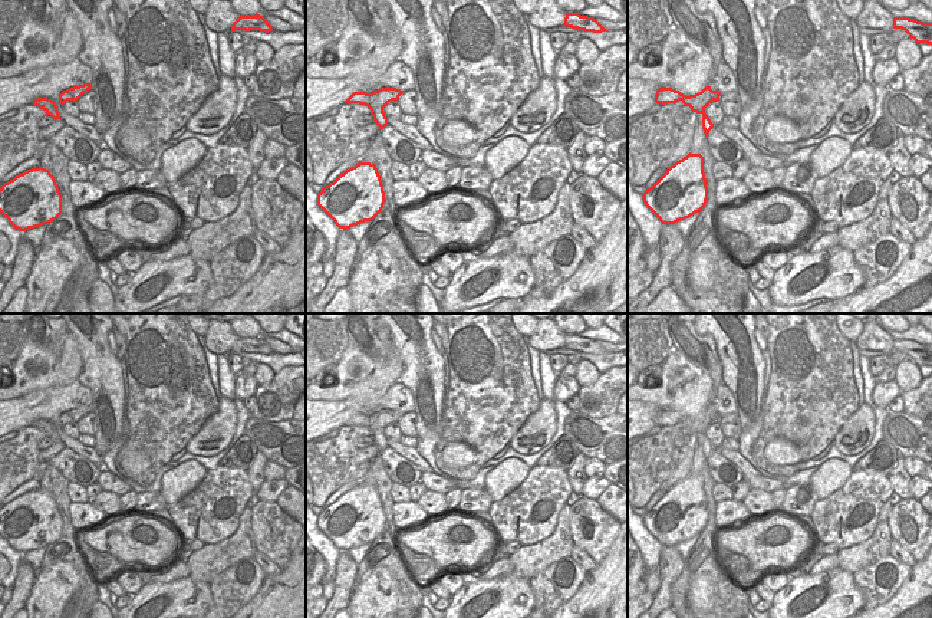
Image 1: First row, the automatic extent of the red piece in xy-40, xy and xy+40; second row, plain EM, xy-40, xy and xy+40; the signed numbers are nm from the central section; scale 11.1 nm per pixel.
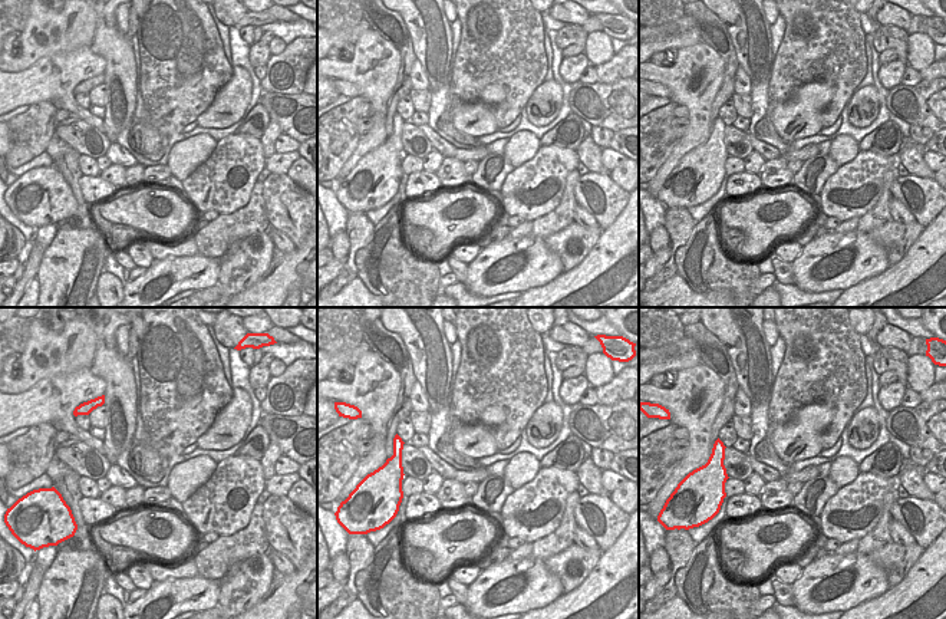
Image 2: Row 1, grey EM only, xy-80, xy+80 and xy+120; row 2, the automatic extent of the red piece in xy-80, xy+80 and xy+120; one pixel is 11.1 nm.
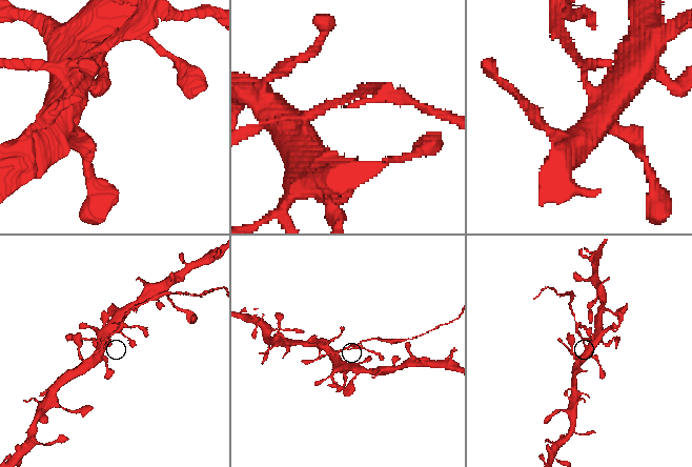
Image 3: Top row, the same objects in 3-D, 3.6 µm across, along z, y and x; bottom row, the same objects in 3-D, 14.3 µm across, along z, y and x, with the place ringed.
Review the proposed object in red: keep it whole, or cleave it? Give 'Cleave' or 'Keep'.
Cleave.

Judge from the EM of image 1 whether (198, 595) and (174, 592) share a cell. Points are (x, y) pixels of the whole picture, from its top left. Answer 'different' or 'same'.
same

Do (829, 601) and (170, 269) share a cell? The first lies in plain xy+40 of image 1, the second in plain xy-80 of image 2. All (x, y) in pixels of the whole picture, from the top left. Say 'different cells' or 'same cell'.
same cell

